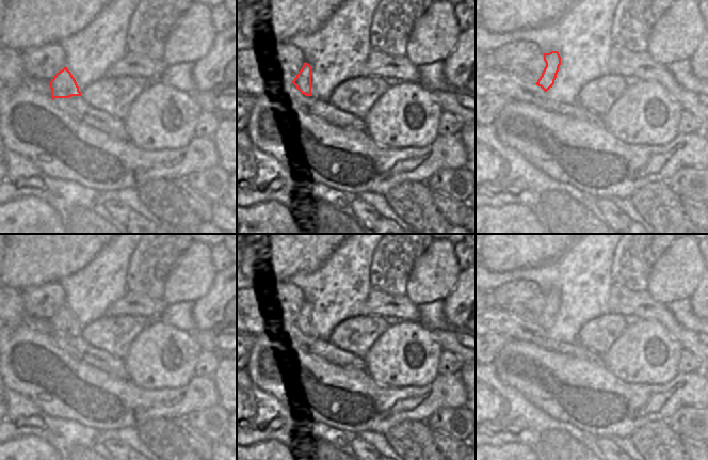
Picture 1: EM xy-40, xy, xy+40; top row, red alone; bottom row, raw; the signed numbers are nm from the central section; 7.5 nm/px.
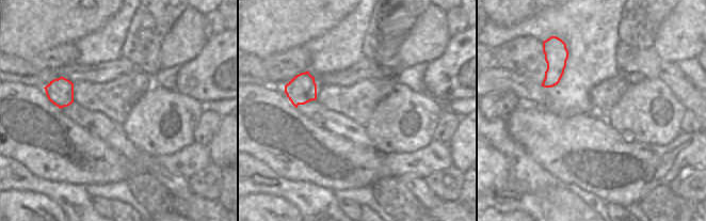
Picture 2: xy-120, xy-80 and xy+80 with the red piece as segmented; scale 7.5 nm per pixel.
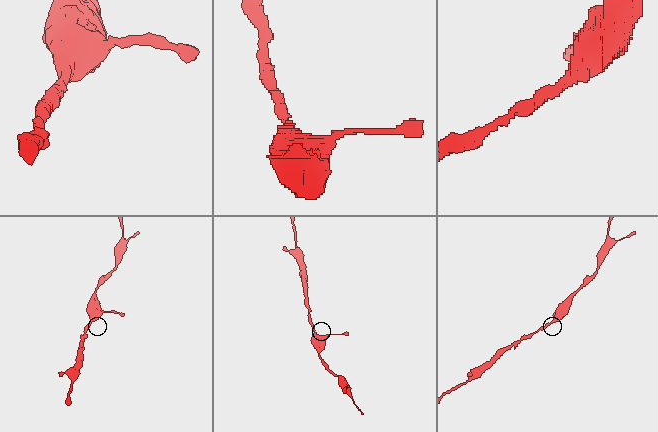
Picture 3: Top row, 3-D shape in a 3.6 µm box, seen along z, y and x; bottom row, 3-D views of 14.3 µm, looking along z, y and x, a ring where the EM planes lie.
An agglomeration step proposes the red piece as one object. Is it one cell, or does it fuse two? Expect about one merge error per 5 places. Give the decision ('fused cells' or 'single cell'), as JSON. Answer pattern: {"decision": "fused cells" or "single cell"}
{"decision": "single cell"}

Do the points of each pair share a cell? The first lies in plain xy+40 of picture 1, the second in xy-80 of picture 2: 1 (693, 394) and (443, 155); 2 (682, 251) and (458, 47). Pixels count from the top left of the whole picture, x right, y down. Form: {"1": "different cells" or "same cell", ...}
{"1": "same cell", "2": "different cells"}

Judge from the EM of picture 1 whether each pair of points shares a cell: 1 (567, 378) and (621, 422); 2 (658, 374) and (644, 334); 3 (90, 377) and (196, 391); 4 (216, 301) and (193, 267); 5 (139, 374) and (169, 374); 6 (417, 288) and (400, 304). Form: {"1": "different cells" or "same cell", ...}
{"1": "same cell", "2": "same cell", "3": "same cell", "4": "different cells", "5": "same cell", "6": "different cells"}

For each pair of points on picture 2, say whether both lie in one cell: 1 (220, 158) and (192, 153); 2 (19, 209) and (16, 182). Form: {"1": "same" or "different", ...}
{"1": "different", "2": "different"}

